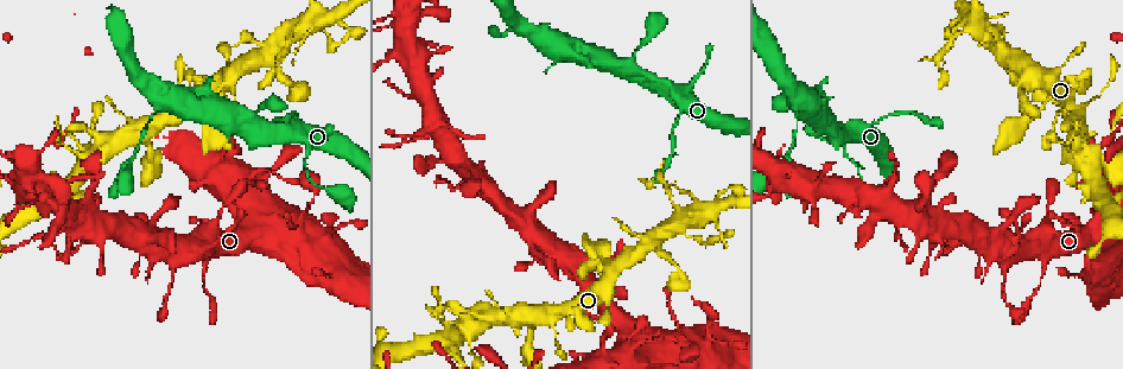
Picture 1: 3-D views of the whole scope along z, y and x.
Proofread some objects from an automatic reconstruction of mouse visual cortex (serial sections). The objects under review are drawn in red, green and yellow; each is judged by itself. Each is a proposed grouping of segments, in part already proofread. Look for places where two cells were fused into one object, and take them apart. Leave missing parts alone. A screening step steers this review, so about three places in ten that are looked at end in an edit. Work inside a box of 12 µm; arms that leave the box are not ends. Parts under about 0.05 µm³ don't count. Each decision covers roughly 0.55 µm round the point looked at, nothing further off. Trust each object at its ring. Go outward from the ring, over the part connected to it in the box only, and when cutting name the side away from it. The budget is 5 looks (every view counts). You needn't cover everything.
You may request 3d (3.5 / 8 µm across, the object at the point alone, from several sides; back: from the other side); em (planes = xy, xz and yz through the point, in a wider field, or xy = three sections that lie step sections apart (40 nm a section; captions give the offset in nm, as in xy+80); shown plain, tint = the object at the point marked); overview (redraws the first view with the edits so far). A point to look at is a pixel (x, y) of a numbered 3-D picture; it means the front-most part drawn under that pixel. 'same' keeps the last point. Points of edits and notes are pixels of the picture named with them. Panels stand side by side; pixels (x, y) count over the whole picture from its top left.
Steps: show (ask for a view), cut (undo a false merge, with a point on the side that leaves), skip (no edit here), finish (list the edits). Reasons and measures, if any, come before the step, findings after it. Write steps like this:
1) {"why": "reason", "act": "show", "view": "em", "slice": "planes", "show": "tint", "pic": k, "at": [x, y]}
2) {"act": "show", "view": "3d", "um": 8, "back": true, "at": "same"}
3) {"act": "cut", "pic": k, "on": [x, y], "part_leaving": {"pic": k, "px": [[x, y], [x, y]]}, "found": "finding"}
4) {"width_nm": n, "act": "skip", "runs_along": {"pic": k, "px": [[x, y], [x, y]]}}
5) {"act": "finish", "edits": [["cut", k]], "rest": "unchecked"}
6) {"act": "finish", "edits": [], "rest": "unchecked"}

{"why": "looks like a crossing", "act": "show", "view": "3d", "um": 3.5, "pic": 1, "at": [301, 31]}

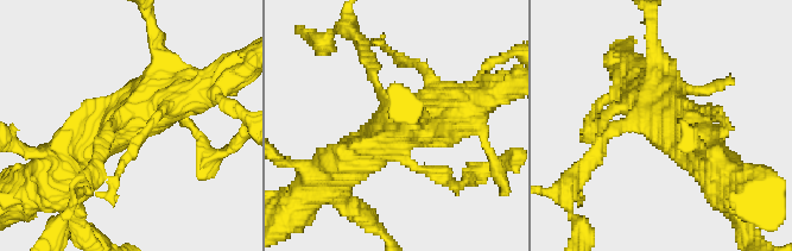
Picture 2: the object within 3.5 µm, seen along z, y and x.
{"act": "show", "view": "em", "slice": "planes", "show": "tint", "pic": 2, "at": [651, 122]}

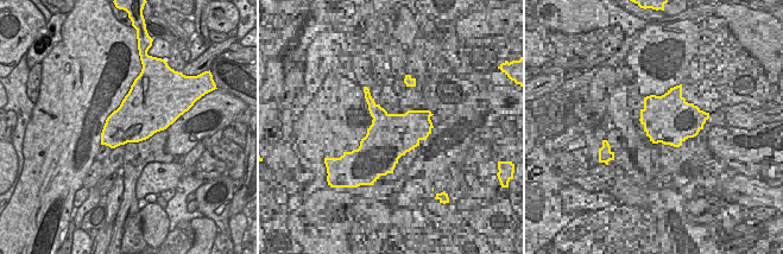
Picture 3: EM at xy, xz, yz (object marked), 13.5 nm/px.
{"act": "skip", "runs_along": {"pic": 2, "px": [[334, 170], [422, 108], [458, 100]]}, "found": "one cell here"}

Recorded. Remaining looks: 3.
{"why": "three arms meet", "act": "show", "view": "3d", "um": 3.5, "pic": 1, "at": [886, 212]}

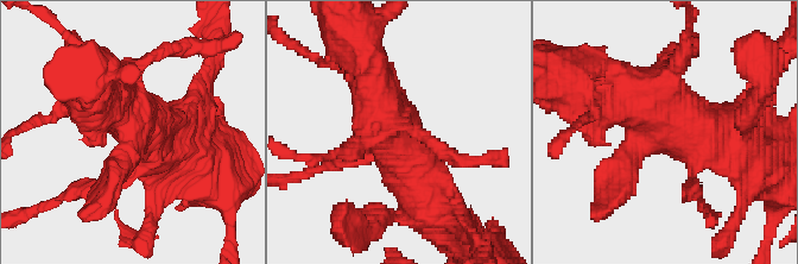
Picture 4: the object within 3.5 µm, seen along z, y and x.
{"act": "show", "view": "em", "slice": "xy", "step": 1, "show": "tint", "pic": 4, "at": [667, 128]}

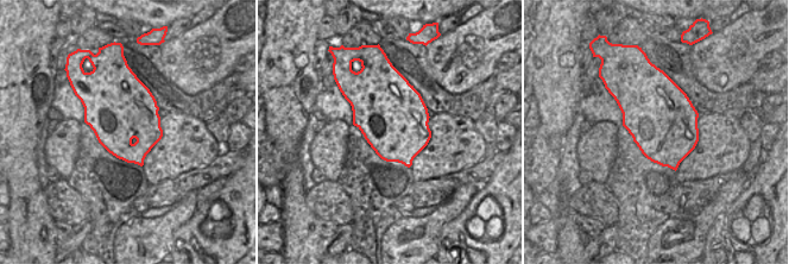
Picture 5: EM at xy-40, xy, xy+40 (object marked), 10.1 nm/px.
{"act": "skip", "runs_along": {"pic": 4, "px": [[419, 190], [386, 133], [365, 60]]}, "found": "all the same cell"}

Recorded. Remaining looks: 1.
{"act": "finish", "edits": [], "rest": "unchecked"}

